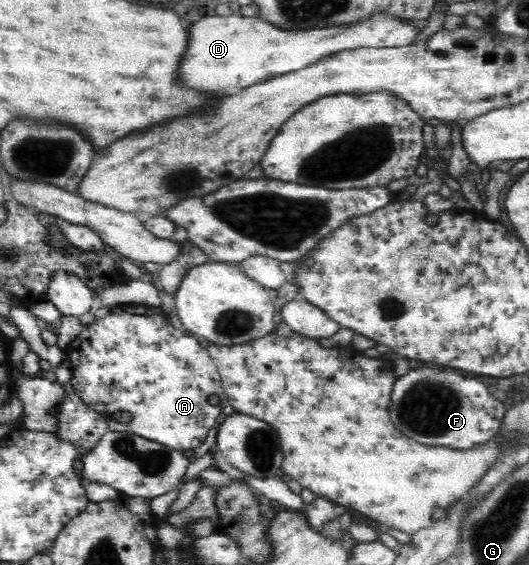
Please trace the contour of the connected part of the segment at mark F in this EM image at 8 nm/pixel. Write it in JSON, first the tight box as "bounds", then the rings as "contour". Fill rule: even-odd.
{"bounds":[391,368,505,450],"contour":[[[416,368],[397,378],[391,390],[391,421],[407,438],[428,448],[467,450],[489,442],[499,432],[505,405],[477,380],[437,368]]]}

